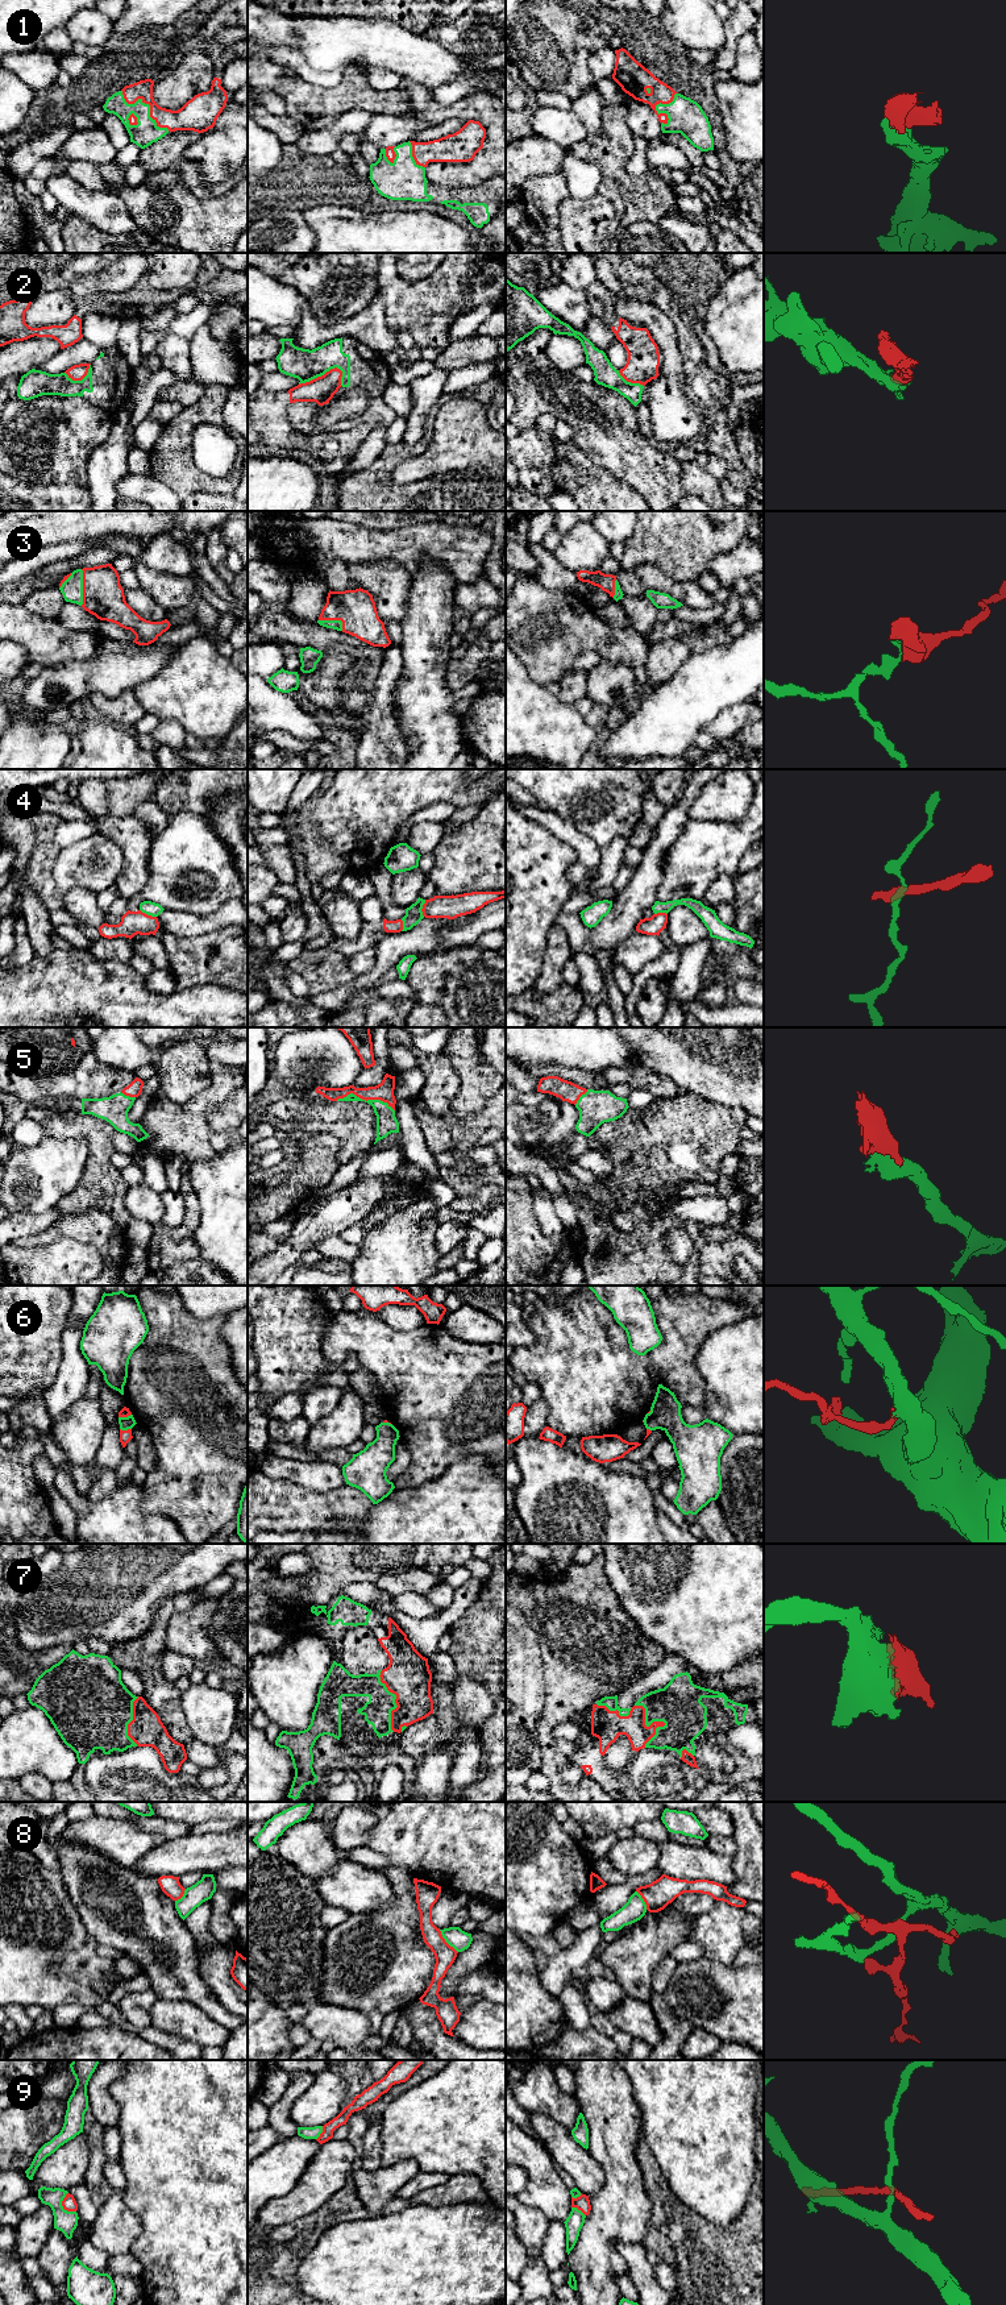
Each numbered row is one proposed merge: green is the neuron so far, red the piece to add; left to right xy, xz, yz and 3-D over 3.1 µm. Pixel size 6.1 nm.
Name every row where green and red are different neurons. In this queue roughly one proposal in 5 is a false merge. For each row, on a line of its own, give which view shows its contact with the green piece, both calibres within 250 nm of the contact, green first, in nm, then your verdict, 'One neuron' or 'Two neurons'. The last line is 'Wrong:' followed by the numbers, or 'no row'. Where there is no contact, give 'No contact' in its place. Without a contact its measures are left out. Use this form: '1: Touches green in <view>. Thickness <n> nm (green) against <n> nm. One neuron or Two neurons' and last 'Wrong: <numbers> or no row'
1: Touches green in xy. Thickness 150 nm (green) against 140 nm. One neuron
2: Touches green in xz. Thickness 190 nm (green) against 160 nm. Two neurons
3: Touches green in xy. Thickness 130 nm (green) against 260 nm. One neuron
4: Touches green in xy. Thickness 90 nm (green) against 140 nm. Two neurons
5: Touches green in xz. Thickness 130 nm (green) against 110 nm. One neuron
6: Touches green in xy. Thickness 80 nm (green) against 80 nm. One neuron
7: Touches green in yz. Thickness 280 nm (green) against 150 nm. One neuron
8: Touches green in xz. Thickness 120 nm (green) against 130 nm. Two neurons
9: Touches green in xy. Thickness 130 nm (green) against 90 nm. Two neurons
Wrong: 2, 4, 8, 9

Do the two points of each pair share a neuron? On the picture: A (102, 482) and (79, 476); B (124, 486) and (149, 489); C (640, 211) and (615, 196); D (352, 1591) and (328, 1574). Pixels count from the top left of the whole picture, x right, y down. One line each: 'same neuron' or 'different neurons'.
A: different neurons
B: same neuron
C: different neurons
D: different neurons

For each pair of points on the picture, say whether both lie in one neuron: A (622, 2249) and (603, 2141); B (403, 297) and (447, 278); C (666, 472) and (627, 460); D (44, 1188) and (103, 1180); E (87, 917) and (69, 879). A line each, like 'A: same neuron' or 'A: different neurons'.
A: different neurons
B: same neuron
C: same neuron
D: different neurons
E: different neurons

